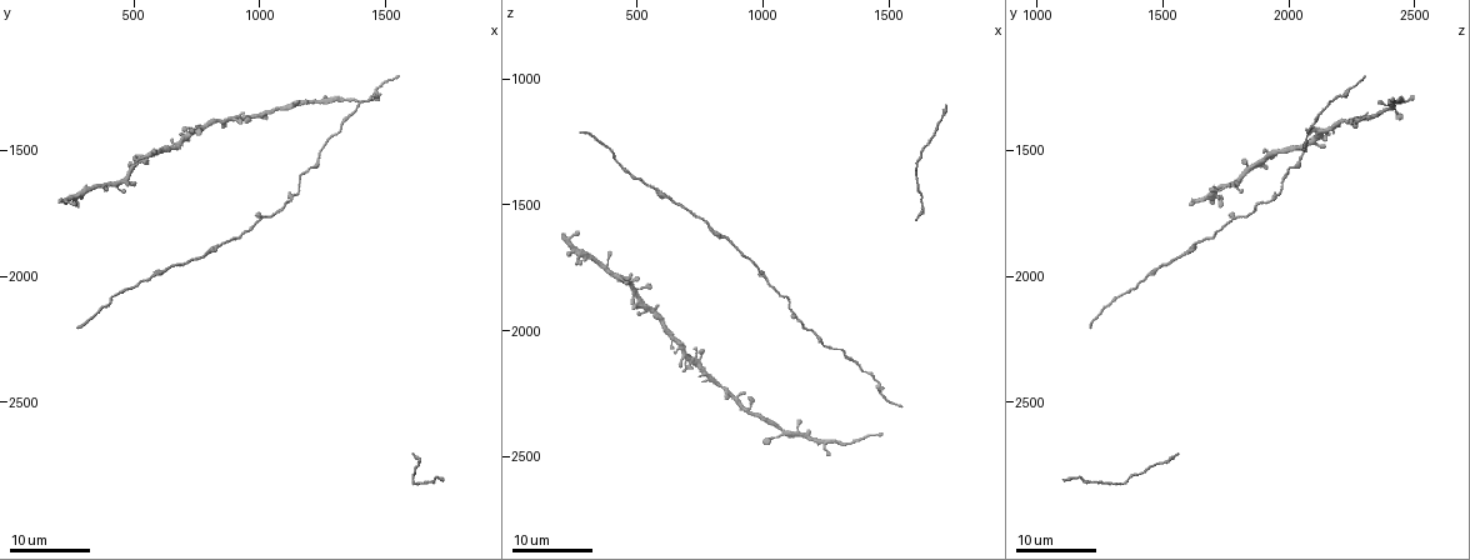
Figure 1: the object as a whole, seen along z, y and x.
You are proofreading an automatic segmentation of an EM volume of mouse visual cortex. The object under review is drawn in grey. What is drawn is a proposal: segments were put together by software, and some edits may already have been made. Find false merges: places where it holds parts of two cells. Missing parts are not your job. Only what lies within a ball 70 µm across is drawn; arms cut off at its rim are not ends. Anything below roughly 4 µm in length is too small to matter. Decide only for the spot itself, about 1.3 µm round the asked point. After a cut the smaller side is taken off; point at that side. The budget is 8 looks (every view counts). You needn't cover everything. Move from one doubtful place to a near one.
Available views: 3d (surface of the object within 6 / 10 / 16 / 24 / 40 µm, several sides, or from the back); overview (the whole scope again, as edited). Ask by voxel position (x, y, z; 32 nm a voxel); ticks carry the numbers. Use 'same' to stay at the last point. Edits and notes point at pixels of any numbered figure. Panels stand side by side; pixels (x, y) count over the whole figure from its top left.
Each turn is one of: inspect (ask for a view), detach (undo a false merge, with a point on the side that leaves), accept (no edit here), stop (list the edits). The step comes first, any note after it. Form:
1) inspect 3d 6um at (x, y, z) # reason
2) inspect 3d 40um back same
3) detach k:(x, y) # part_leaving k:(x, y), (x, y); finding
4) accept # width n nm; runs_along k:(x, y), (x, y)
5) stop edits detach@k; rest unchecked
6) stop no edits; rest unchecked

inspect 3d 24um at (1630, 2750, 1510) # sudden change in width

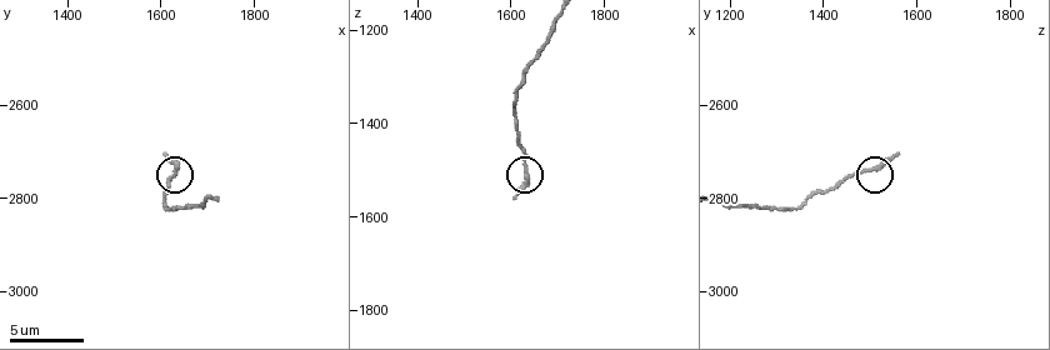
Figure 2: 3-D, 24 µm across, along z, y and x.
inspect 3d 6um at (1635, 2740, 1515) # closer look

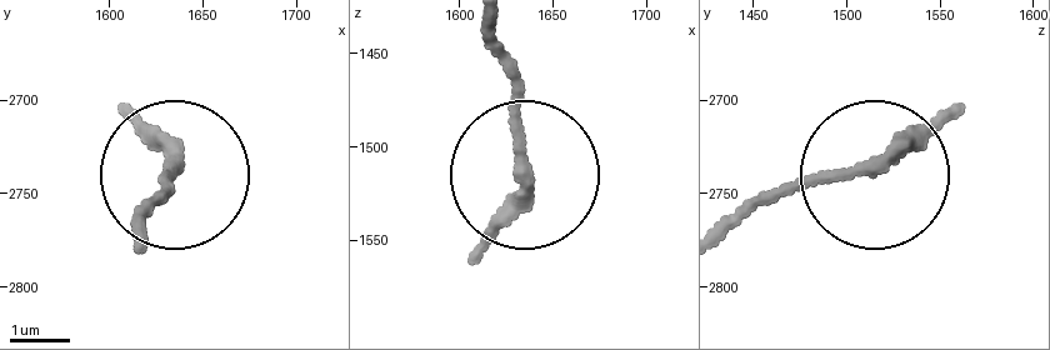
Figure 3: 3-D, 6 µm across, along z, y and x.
accept # continuous, no second cell

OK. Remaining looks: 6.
inspect 3d 16um at (790, 1900, 1600) # calibre changes

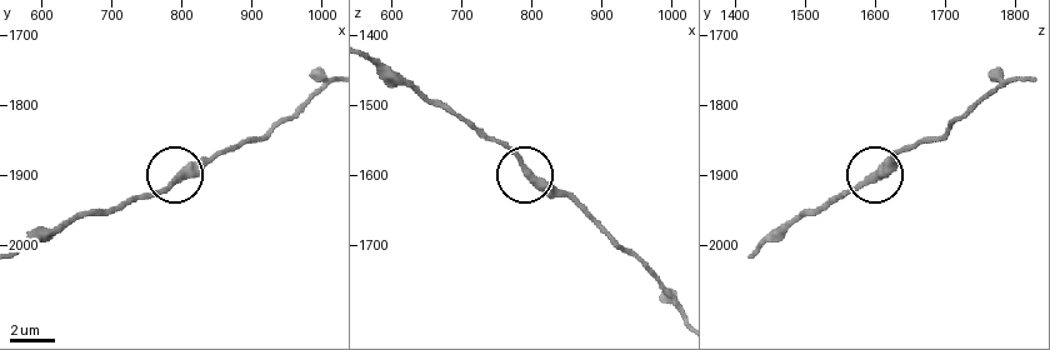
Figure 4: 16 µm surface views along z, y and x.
inspect 3d 10um at (795, 1905, 1590)

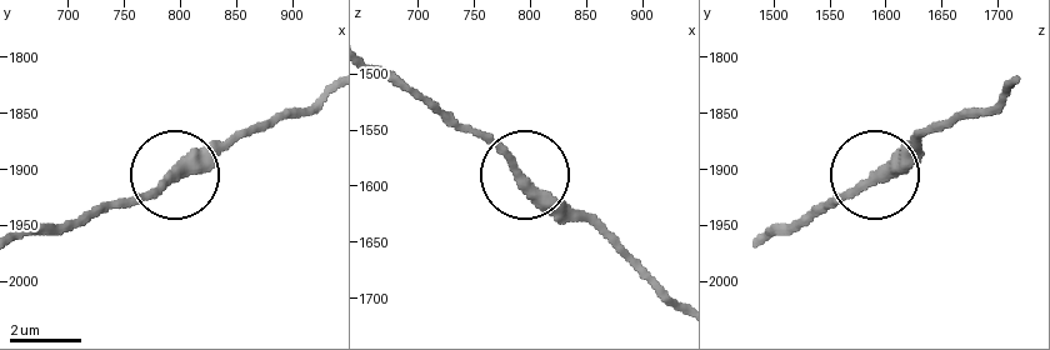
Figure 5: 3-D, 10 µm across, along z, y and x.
accept # one cell here

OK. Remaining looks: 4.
inspect 3d 16um at (580, 1990, 1430) # sudden change in width

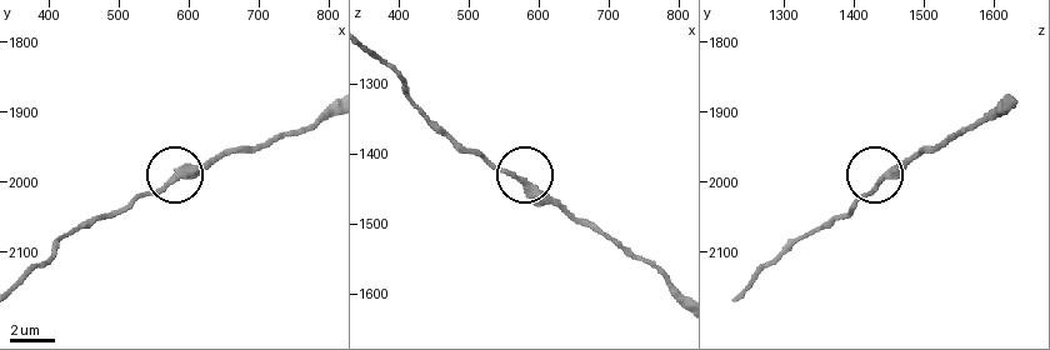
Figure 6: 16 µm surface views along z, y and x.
inspect 3d 6um at (580, 2000, 1445)

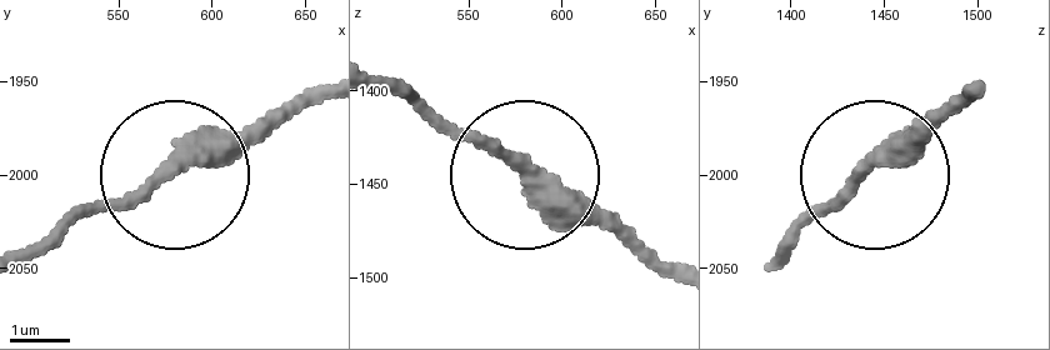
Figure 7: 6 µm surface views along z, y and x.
accept # width 310 nm; runs_along 7:(666, 273), (403, 88); all the same cell

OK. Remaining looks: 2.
inspect 3d 24um at (1150, 1660, 1960) # thick turns thin

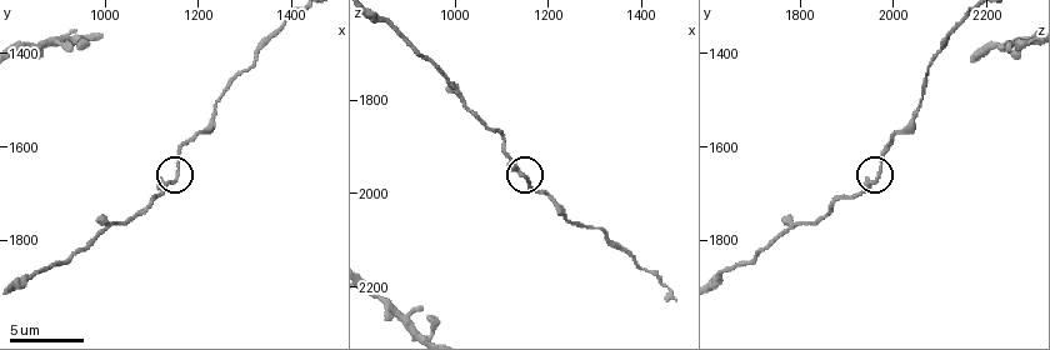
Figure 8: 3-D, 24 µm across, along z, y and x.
inspect 3d 6um at (1155, 1670, 1960)

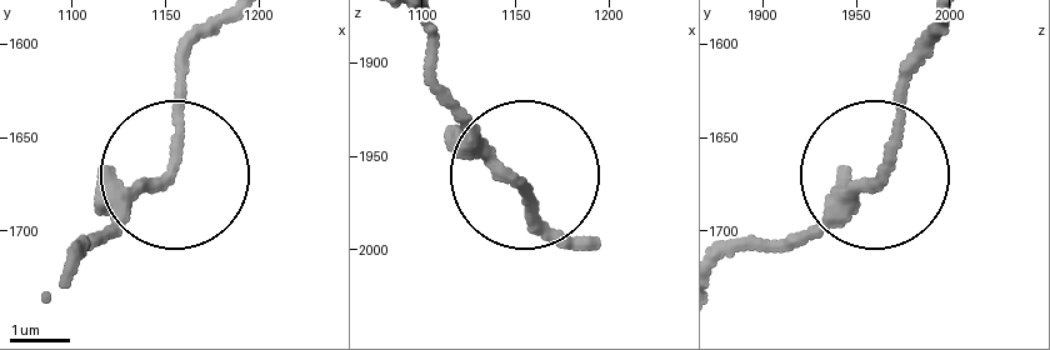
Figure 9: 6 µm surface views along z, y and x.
accept # width 170 nm; all the same cell

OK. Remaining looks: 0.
stop no edits; rest unchecked

